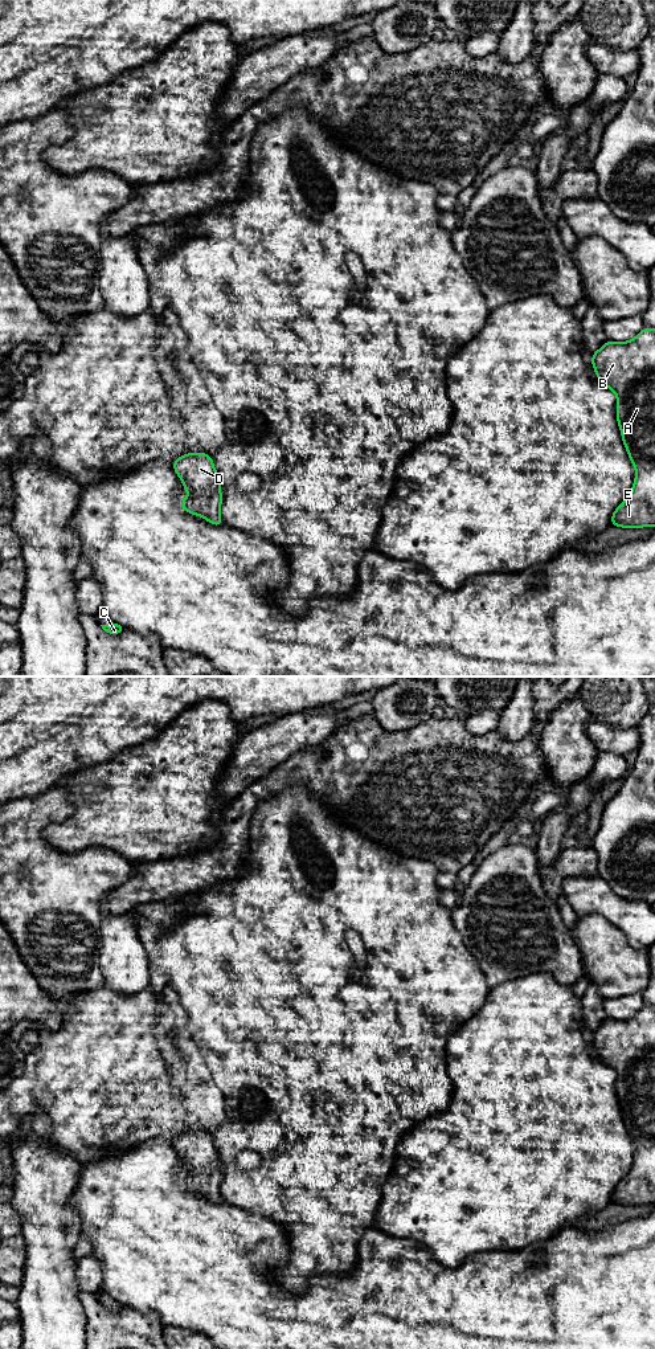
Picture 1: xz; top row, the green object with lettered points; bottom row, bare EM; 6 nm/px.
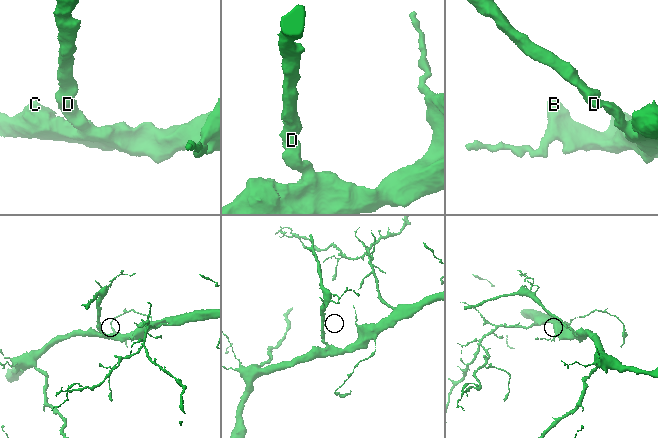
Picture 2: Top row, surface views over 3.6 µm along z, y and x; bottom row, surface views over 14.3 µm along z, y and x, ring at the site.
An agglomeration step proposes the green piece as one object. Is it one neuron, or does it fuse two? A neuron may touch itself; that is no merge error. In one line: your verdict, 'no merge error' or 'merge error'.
no merge error

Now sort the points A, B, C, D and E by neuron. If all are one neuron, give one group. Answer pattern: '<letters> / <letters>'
A B C D E

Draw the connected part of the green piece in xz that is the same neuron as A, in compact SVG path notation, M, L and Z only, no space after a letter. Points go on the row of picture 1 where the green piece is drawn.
M644 327L630 342L606 342L591 355L601 383L617 395L617 420L635 469L630 495L615 508L611 524L623 528L655 526L655 328Z

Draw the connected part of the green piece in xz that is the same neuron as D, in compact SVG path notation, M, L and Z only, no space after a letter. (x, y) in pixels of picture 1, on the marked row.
M192 451L176 458L172 467L189 494L181 500L181 508L191 515L202 516L213 526L222 526L221 479L210 455Z

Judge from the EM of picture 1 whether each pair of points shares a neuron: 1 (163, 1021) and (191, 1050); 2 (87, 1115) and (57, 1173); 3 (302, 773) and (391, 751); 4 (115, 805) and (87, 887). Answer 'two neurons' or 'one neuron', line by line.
1: two neurons
2: two neurons
3: one neuron
4: two neurons

